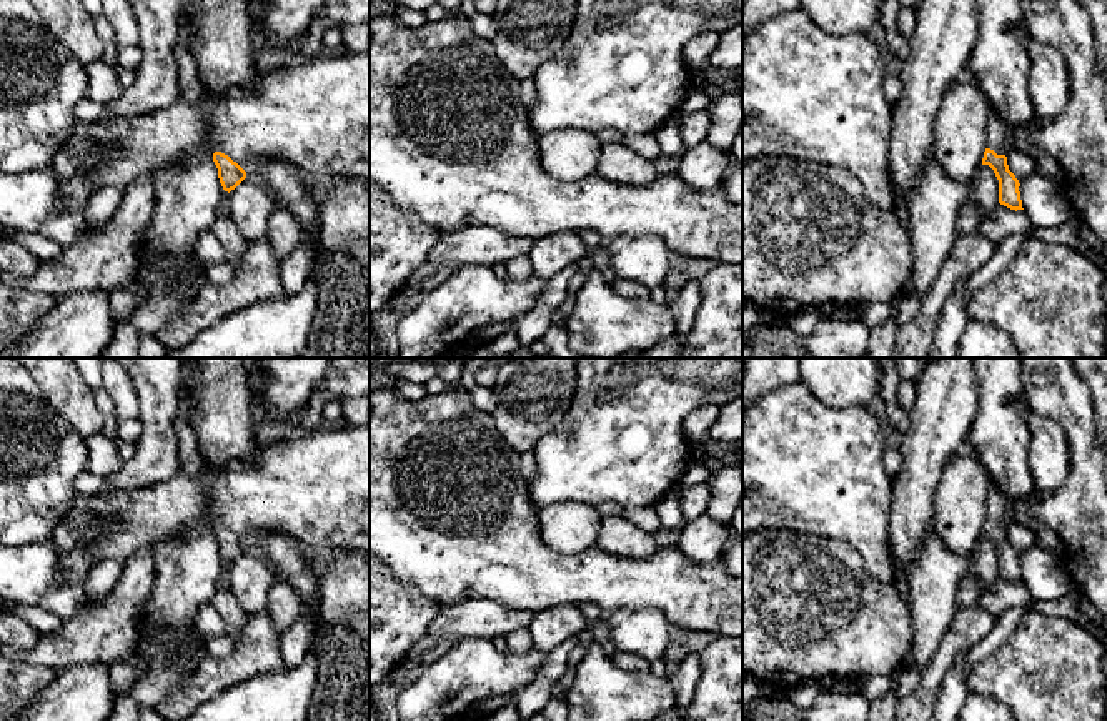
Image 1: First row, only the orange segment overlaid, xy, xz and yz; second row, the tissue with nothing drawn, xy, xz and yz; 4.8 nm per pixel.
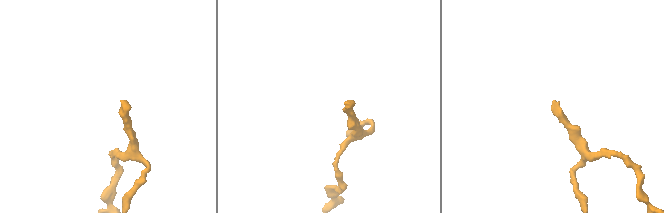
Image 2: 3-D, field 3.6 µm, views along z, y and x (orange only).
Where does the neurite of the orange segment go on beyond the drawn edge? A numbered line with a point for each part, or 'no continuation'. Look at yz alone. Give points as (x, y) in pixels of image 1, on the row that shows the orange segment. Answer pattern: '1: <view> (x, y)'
1: yz (997, 132)

